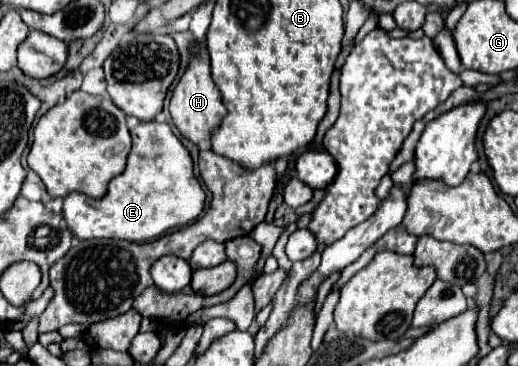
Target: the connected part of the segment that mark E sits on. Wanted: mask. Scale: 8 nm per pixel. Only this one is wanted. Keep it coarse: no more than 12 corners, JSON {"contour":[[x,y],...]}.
{"contour":[[165,122],[131,130],[95,200],[63,198],[75,238],[147,242],[201,214],[189,150]]}

